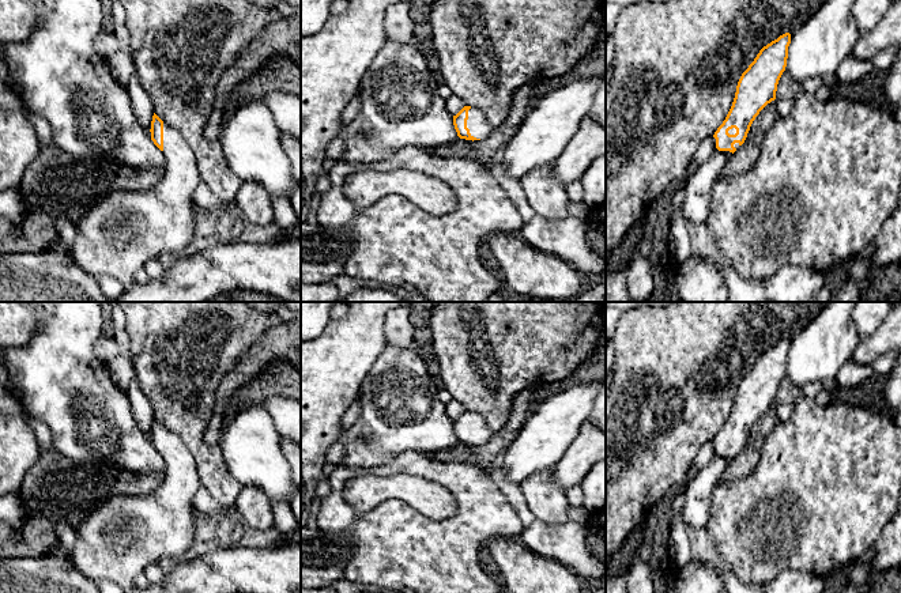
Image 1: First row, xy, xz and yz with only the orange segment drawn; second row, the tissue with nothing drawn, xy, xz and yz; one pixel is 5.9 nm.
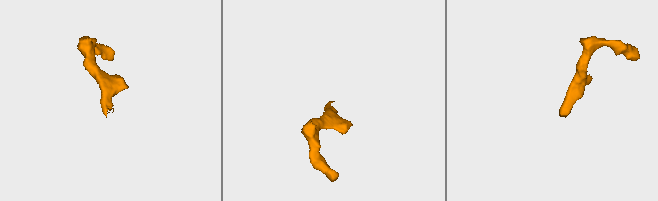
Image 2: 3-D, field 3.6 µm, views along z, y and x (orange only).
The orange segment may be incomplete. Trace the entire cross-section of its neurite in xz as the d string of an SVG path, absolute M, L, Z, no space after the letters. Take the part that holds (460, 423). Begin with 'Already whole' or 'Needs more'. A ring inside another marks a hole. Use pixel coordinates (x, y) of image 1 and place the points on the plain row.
Needs more. M464 411L453 420L453 430L460 443L483 445L494 433L485 418L476 412Z

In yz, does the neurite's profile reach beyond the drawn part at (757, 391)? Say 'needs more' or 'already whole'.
needs more

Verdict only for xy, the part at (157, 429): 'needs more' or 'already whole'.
needs more

